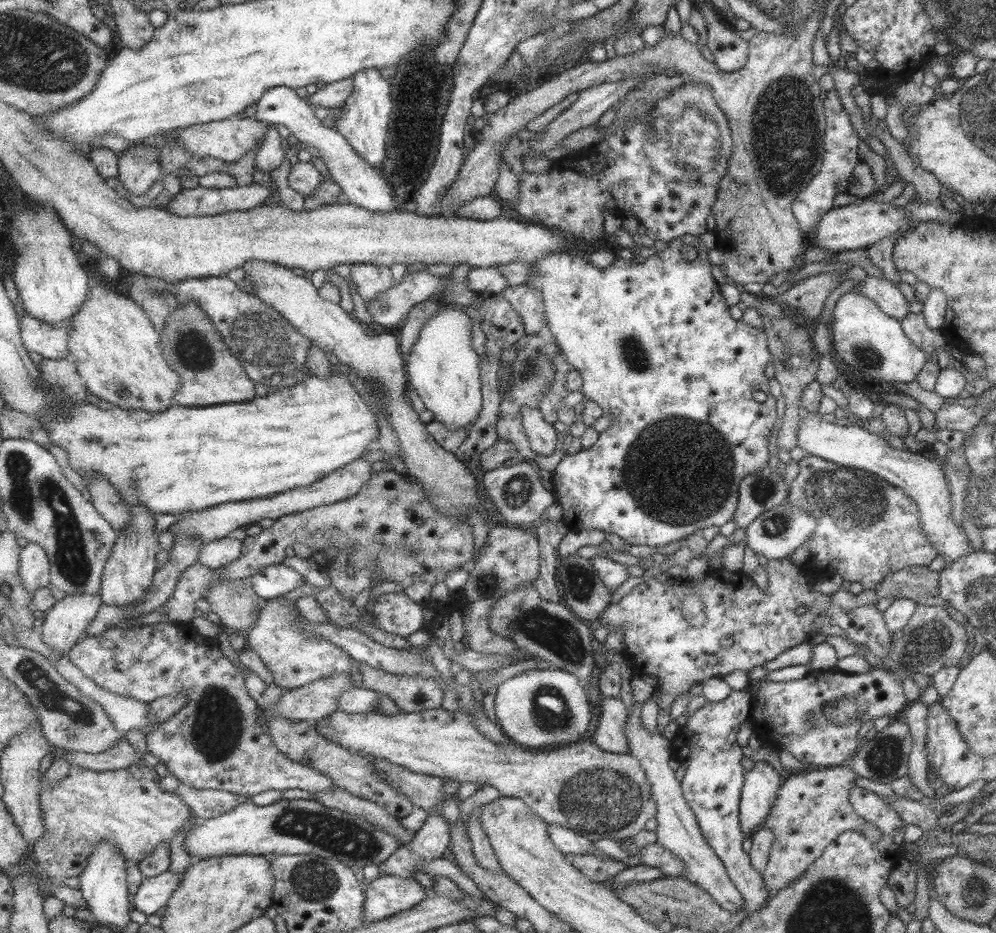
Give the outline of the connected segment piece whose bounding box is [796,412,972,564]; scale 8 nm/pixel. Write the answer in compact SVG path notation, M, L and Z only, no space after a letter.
M817 412L808 413L800 420L796 445L801 450L805 450L807 455L827 459L827 462L844 467L871 471L885 479L885 482L890 483L891 486L901 488L918 506L923 531L927 534L928 541L935 547L938 555L945 560L945 564L953 562L965 552L969 553L969 550L972 550L961 528L951 521L950 484L947 483L941 466L933 464L933 460L929 462L917 452L909 453L889 447L883 437L875 436L857 425L838 426L835 422L825 422Z

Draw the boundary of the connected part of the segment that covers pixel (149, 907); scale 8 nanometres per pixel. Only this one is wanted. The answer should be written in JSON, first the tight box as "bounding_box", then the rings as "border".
{"bounding_box":[135,872,180,916],"border":[[[165,872],[157,877],[147,877],[135,895],[135,908],[147,916],[167,907],[167,901],[179,886],[180,875]]]}

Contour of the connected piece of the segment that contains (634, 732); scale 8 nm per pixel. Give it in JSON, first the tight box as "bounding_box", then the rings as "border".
{"bounding_box":[625,676,745,912],"border":[[[631,676],[630,689],[633,708],[631,708],[630,716],[626,717],[625,724],[626,742],[629,742],[628,753],[641,763],[646,778],[650,781],[650,790],[656,802],[655,843],[662,848],[669,849],[673,856],[677,856],[685,864],[685,869],[679,877],[699,885],[723,910],[727,910],[727,912],[745,911],[745,903],[743,903],[739,892],[735,889],[735,885],[729,881],[721,860],[715,856],[713,849],[705,843],[693,811],[683,798],[680,782],[673,775],[674,770],[667,765],[669,764],[668,760],[671,758],[669,736],[645,730],[645,727],[641,724],[642,704],[651,698],[656,690],[656,684],[656,677]]]}

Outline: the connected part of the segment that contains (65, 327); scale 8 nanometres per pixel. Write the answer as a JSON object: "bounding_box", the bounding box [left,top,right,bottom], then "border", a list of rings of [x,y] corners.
{"bounding_box":[20,312,71,359],"border":[[[25,312],[20,325],[23,345],[29,353],[35,352],[44,359],[71,359],[70,320],[51,324]]]}

